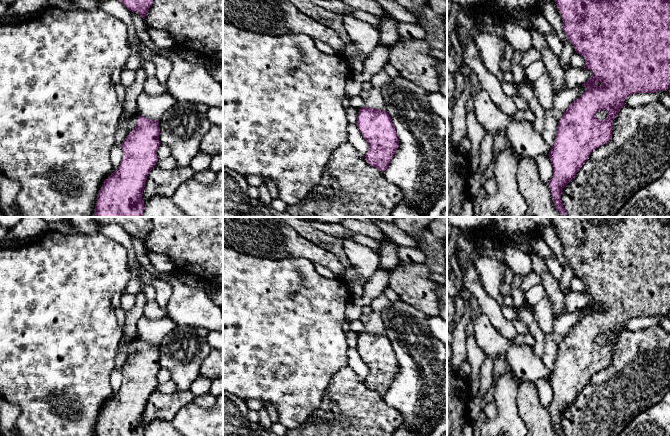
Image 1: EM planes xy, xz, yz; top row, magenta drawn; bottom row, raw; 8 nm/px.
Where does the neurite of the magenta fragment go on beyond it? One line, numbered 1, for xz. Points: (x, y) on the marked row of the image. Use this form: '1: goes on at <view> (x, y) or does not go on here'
1: does not go on here

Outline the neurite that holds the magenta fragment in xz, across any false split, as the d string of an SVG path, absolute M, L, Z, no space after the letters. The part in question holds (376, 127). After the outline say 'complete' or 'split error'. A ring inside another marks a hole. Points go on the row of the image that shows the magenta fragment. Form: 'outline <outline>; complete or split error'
outline M359 109L356 126L368 144L366 162L384 172L399 147L392 119L385 110Z; complete

